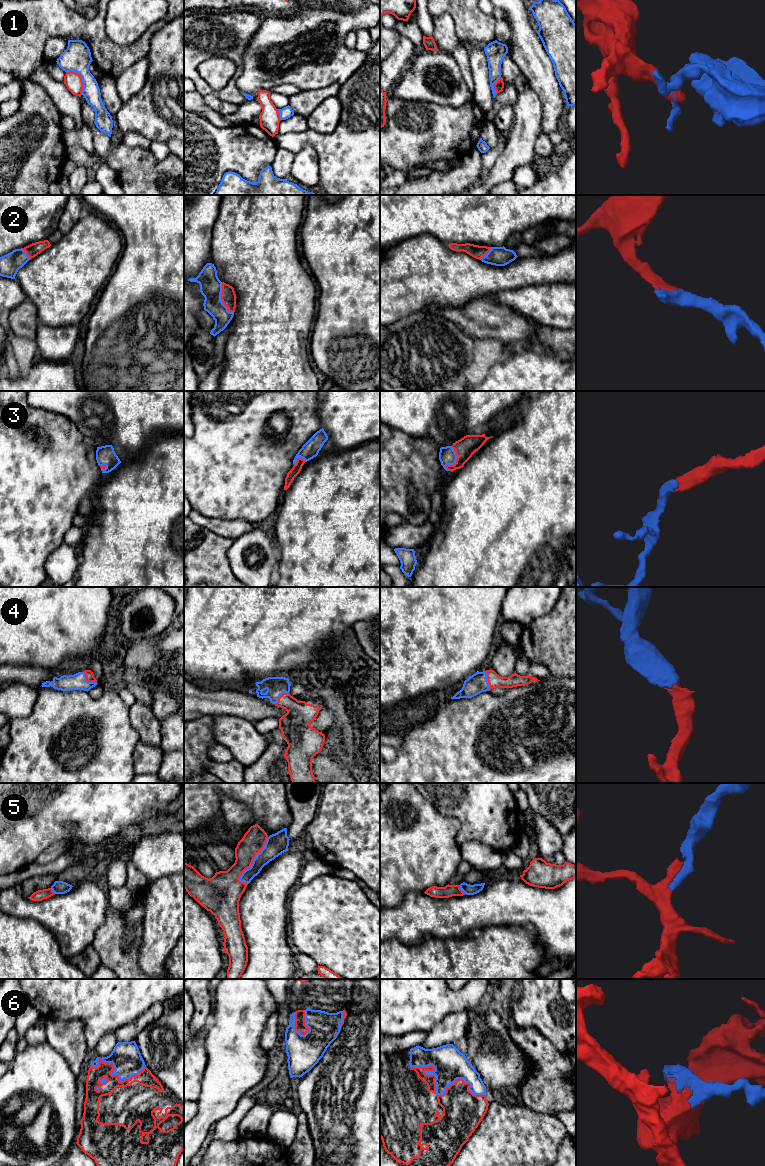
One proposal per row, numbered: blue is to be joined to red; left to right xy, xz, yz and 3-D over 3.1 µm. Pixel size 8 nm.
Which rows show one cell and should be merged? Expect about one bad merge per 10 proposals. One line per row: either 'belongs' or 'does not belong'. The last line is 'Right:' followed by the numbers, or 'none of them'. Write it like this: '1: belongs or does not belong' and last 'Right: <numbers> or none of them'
1: does not belong
2: belongs
3: belongs
4: belongs
5: belongs
6: belongs
Right: 2, 3, 4, 5, 6

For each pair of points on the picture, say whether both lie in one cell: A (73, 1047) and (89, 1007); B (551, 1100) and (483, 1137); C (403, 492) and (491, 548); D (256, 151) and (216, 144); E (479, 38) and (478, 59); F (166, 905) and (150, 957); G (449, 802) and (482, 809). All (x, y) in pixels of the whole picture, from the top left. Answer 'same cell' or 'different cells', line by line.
A: different cells
B: different cells
C: different cells
D: same cell
E: different cells
F: same cell
G: same cell

